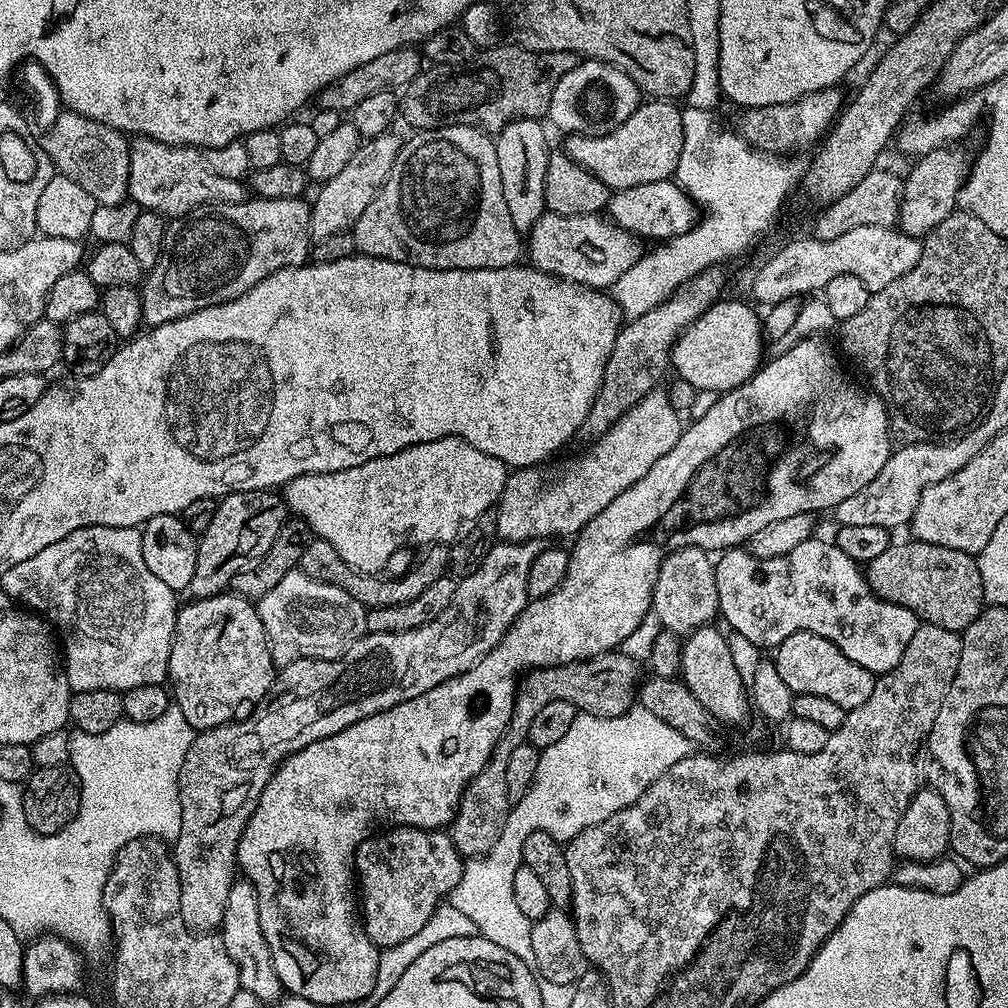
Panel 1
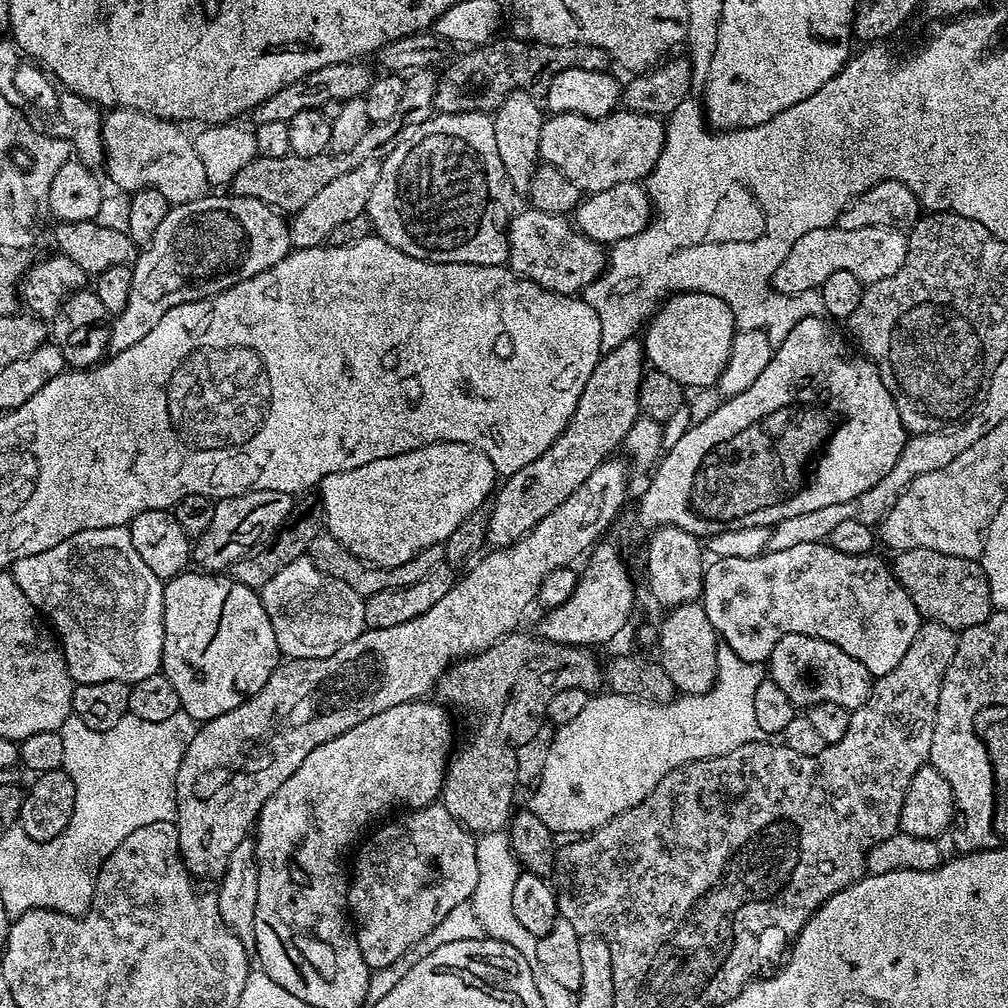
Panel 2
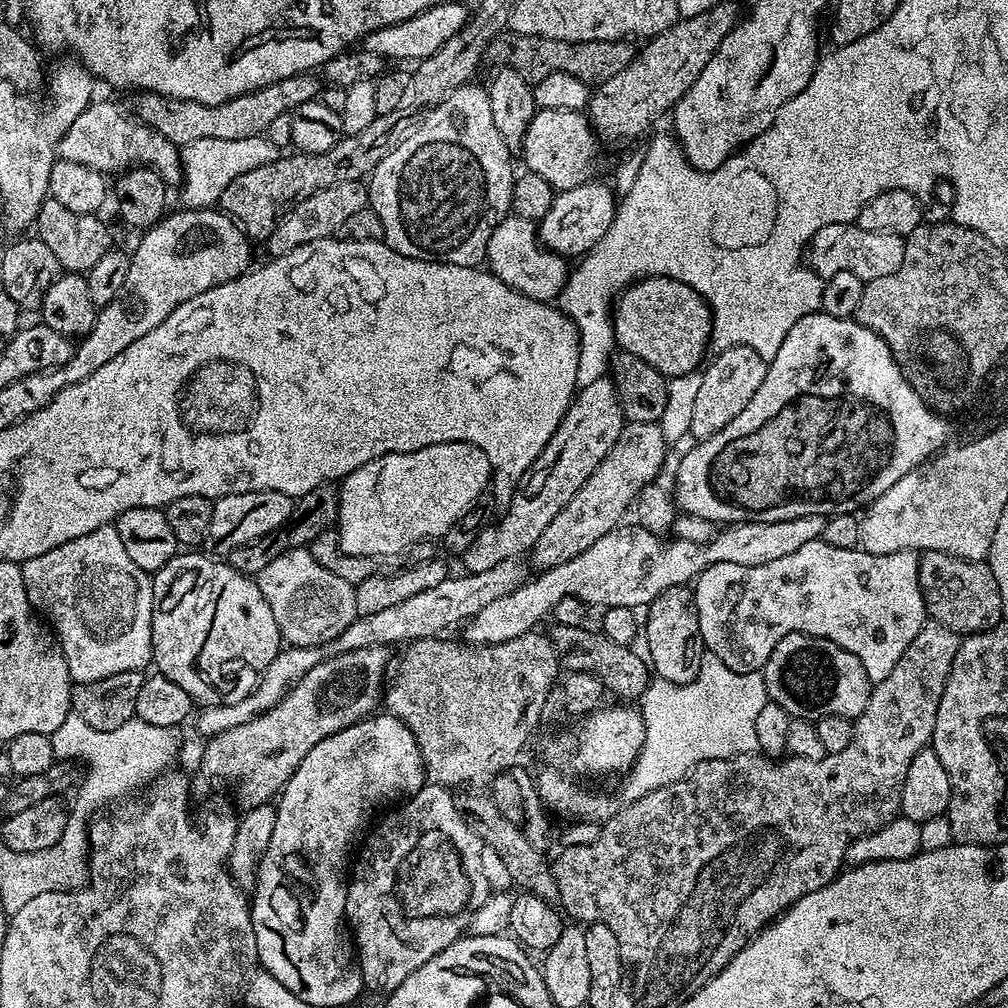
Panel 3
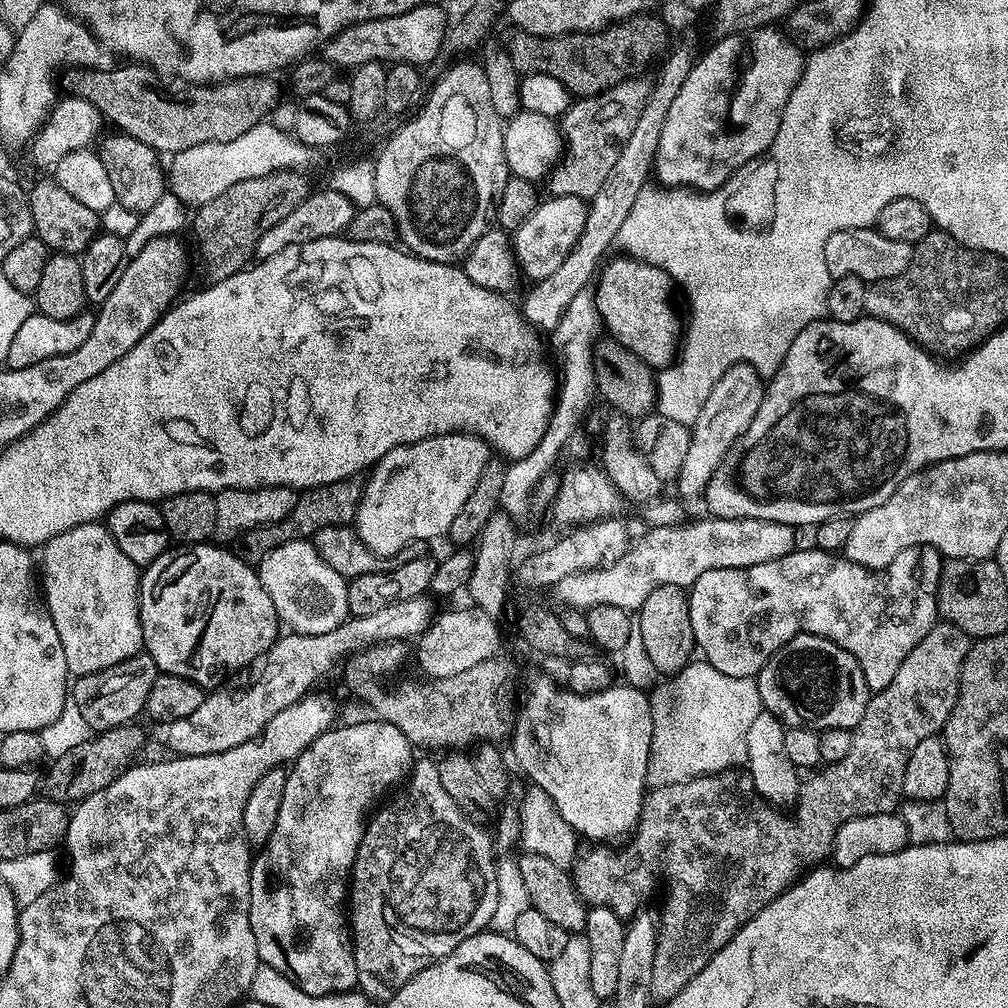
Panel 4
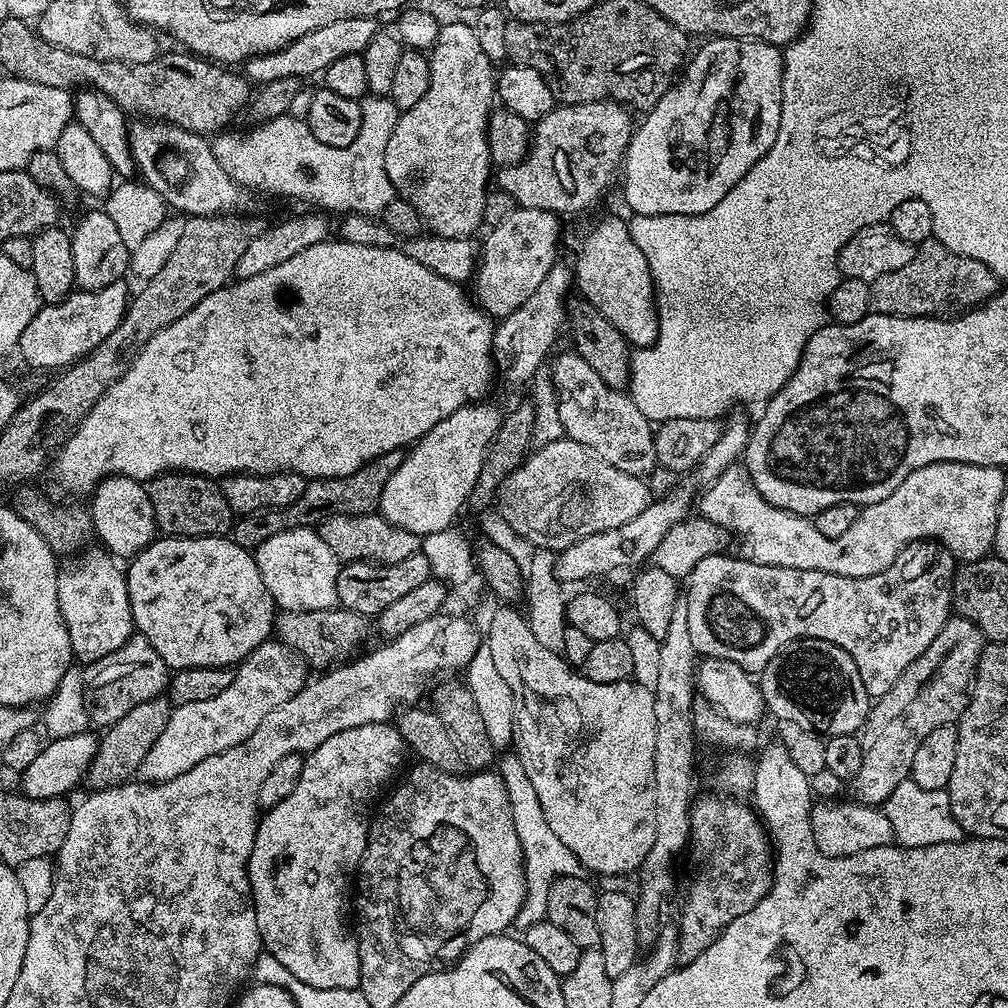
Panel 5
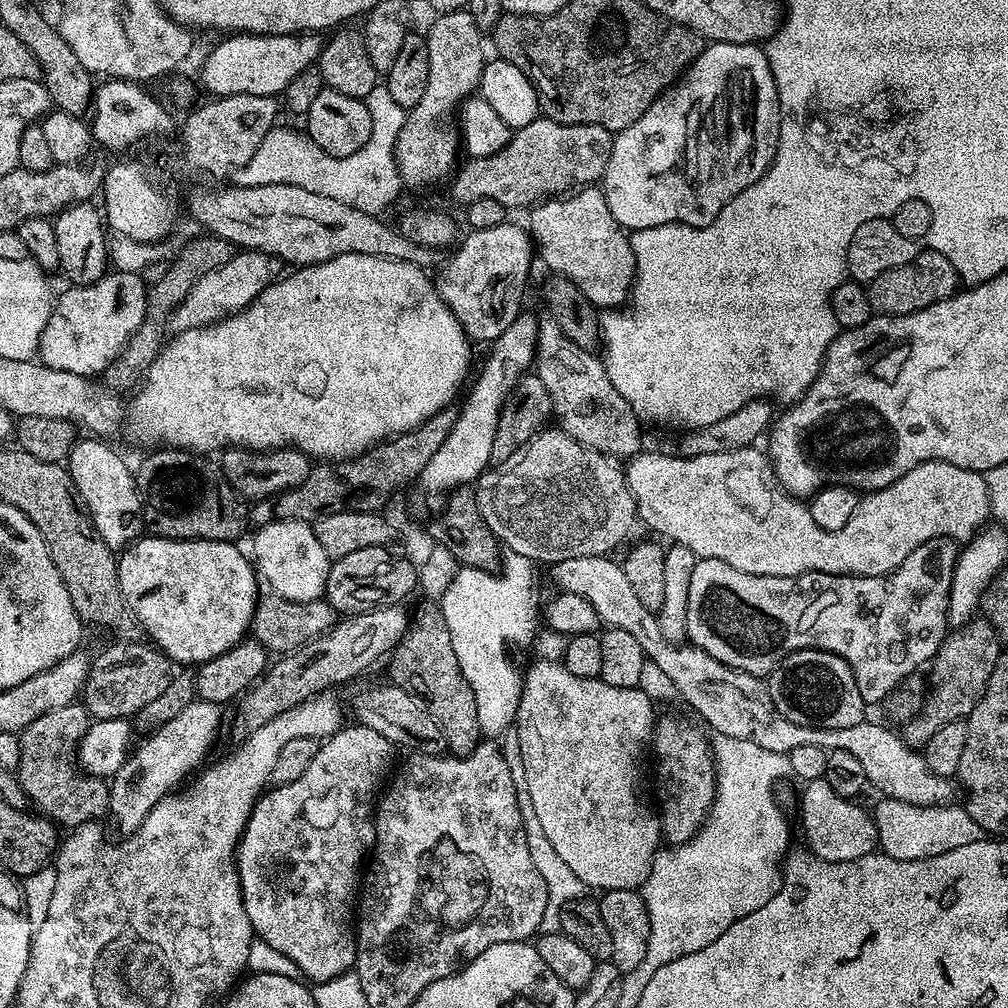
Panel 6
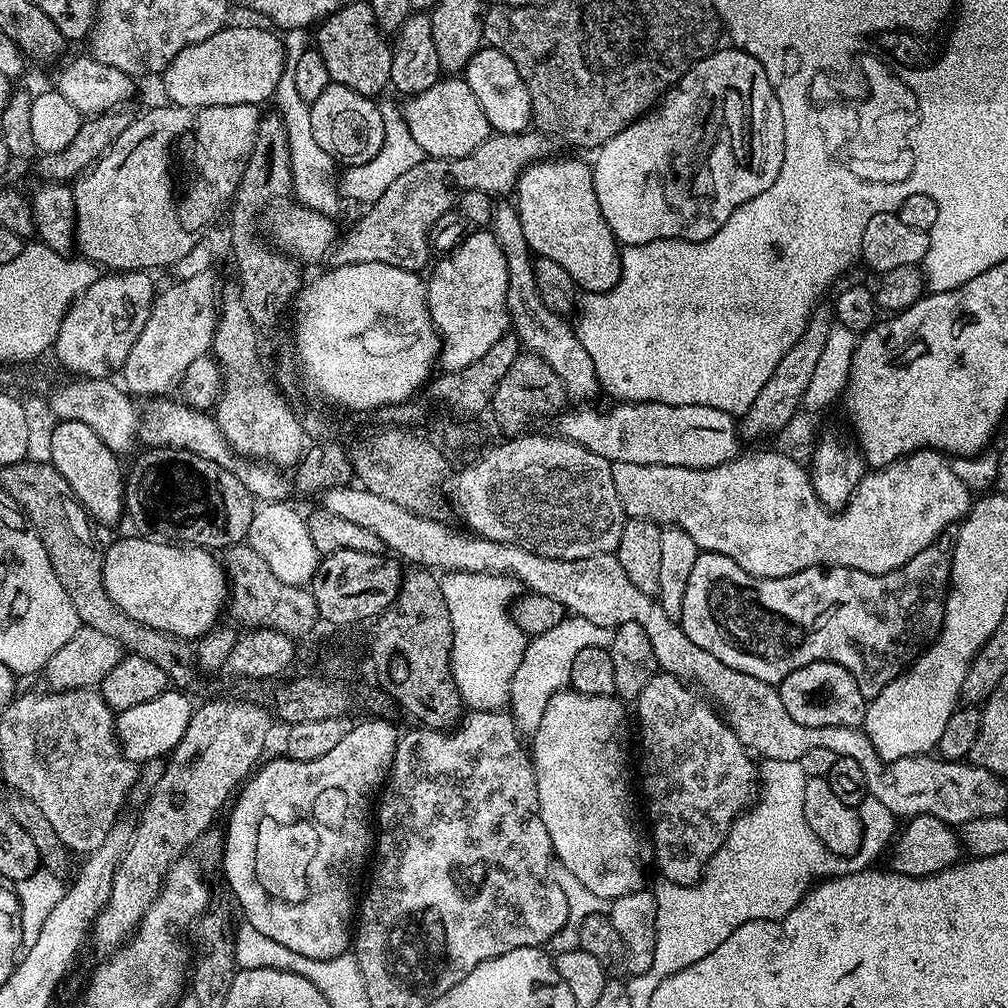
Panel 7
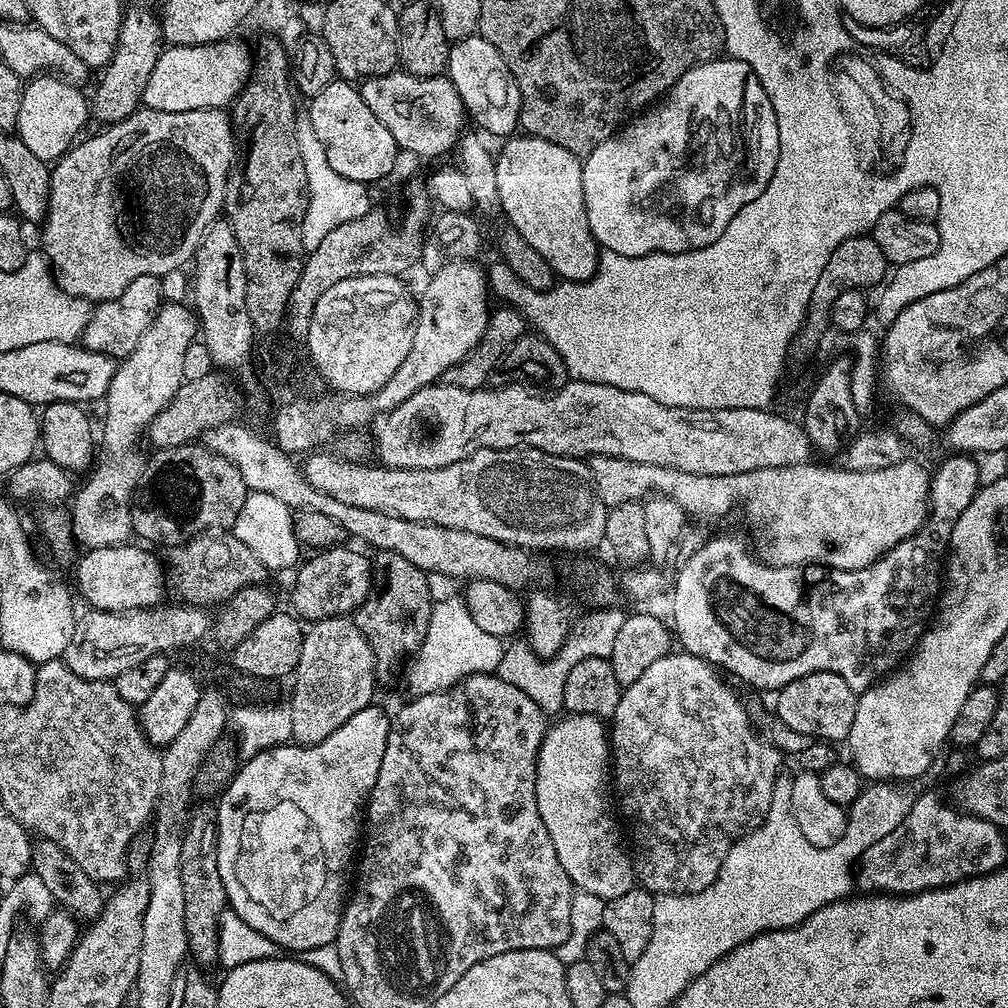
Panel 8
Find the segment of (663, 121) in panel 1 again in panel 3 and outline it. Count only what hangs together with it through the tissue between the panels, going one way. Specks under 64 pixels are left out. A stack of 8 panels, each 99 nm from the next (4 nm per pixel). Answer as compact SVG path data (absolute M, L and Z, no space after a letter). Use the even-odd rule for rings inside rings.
M539 109L524 135L522 153L527 171L546 178L557 193L570 190L579 184L589 183L596 172L596 155L601 145L592 121L583 111Z

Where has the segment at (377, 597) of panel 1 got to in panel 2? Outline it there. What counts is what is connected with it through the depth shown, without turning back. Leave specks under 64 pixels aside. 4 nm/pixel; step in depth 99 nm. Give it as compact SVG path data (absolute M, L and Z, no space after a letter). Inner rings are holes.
M322 530L318 534L318 538L314 538L314 542L310 542L306 558L310 562L314 562L314 566L318 570L322 570L322 574L330 574L330 578L338 578L342 582L346 582L346 586L350 586L350 590L367 598L382 590L405 588L426 578L426 574L430 574L430 570L434 570L444 563L444 545L435 544L429 548L423 548L417 556L410 558L410 562L402 562L402 566L378 568L371 564L365 564L363 560L350 554L350 550L346 550L346 546L342 546L342 542L338 542L338 538L331 536L327 530Z

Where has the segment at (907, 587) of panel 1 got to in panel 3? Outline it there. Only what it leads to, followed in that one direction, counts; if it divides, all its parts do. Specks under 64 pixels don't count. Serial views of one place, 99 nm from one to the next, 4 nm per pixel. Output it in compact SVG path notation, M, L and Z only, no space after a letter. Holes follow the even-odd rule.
M926 552L920 556L918 578L929 617L958 634L985 632L1005 619L1002 594L998 594L998 582L994 582L987 563L963 560L945 552Z

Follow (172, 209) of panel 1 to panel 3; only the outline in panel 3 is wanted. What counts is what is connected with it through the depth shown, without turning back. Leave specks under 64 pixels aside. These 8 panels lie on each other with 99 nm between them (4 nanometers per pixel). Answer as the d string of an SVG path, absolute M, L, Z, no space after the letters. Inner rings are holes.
M97 99L86 110L78 113L58 141L59 159L82 162L94 170L105 174L123 173L137 166L152 168L160 175L165 184L176 186L181 183L184 167L180 164L180 148L170 142L158 130L144 124L135 115L123 112L108 100Z

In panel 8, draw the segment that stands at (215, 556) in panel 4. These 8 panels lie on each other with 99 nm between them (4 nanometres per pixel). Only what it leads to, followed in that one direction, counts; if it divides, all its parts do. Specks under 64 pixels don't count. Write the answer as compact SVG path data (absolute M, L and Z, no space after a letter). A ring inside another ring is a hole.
M132 543L88 548L84 552L85 556L83 553L75 561L77 588L75 591L77 593L80 591L84 595L88 606L101 612L132 612L136 608L157 607L165 599L166 568L161 557L159 560L154 553L139 548L144 546Z

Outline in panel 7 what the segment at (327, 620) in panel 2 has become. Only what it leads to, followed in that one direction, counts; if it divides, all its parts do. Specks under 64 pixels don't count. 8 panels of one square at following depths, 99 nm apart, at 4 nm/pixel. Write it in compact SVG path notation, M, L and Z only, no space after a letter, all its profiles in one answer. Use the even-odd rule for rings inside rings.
M288 502L261 503L250 522L246 543L254 550L258 550L258 555L265 560L266 566L270 566L274 578L278 578L284 584L304 586L315 574L322 554L310 539L307 519L303 515L299 516L290 505Z

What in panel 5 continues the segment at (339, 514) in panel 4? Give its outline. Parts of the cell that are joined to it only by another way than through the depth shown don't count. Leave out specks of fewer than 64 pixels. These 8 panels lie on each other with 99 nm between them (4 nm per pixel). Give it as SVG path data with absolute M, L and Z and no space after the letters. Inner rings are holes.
M387 452L374 458L366 466L354 470L354 474L346 474L338 478L325 480L308 480L306 490L298 502L285 508L263 508L257 512L245 512L232 525L230 538L238 546L255 550L266 542L266 538L274 538L274 534L282 534L291 528L311 528L318 526L328 516L334 514L373 514L380 507L382 490L386 490L386 482L390 482L390 474L398 470L404 460L404 452Z

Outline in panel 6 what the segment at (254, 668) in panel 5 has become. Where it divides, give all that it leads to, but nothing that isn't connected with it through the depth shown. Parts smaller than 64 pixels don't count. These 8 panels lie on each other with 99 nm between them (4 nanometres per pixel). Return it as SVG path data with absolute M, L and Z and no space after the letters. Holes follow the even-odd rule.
M197 698L190 706L186 706L186 710L182 710L182 714L177 714L165 724L159 725L149 740L144 740L141 744L139 741L135 745L123 766L111 777L108 789L108 812L116 819L121 833L138 830L138 826L142 824L146 814L154 810L156 803L181 785L190 772L195 773L209 759L208 751L220 732L220 712L221 705Z

